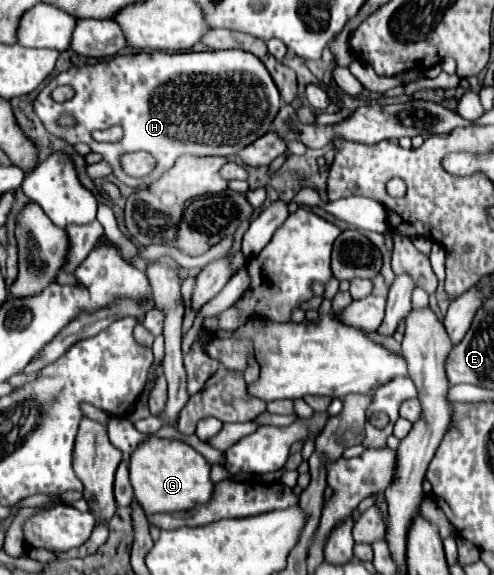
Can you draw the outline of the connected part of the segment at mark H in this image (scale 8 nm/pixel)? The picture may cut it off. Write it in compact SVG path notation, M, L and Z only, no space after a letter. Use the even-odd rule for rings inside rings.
M228 49L228 51L204 51L204 53L164 53L164 51L152 51L152 53L130 53L130 55L116 55L112 59L100 61L96 65L86 67L72 67L60 75L56 75L36 97L34 111L46 125L46 129L66 139L68 143L88 143L92 151L102 153L104 161L108 161L114 167L114 175L134 187L144 189L152 181L156 181L164 171L168 171L174 161L182 155L220 155L220 157L234 157L240 149L254 143L258 137L262 137L266 131L270 131L270 125L280 109L280 93L276 83L272 81L268 69L264 63L240 49ZM60 85L74 87L76 95L70 101L56 103L52 99L52 91ZM60 115L72 115L74 125L62 127ZM112 125L120 125L124 129L124 137L118 143L98 143L92 139L94 129L108 129ZM132 151L150 151L150 155L156 159L156 167L146 177L130 177L124 173L120 165L120 157L124 153Z

